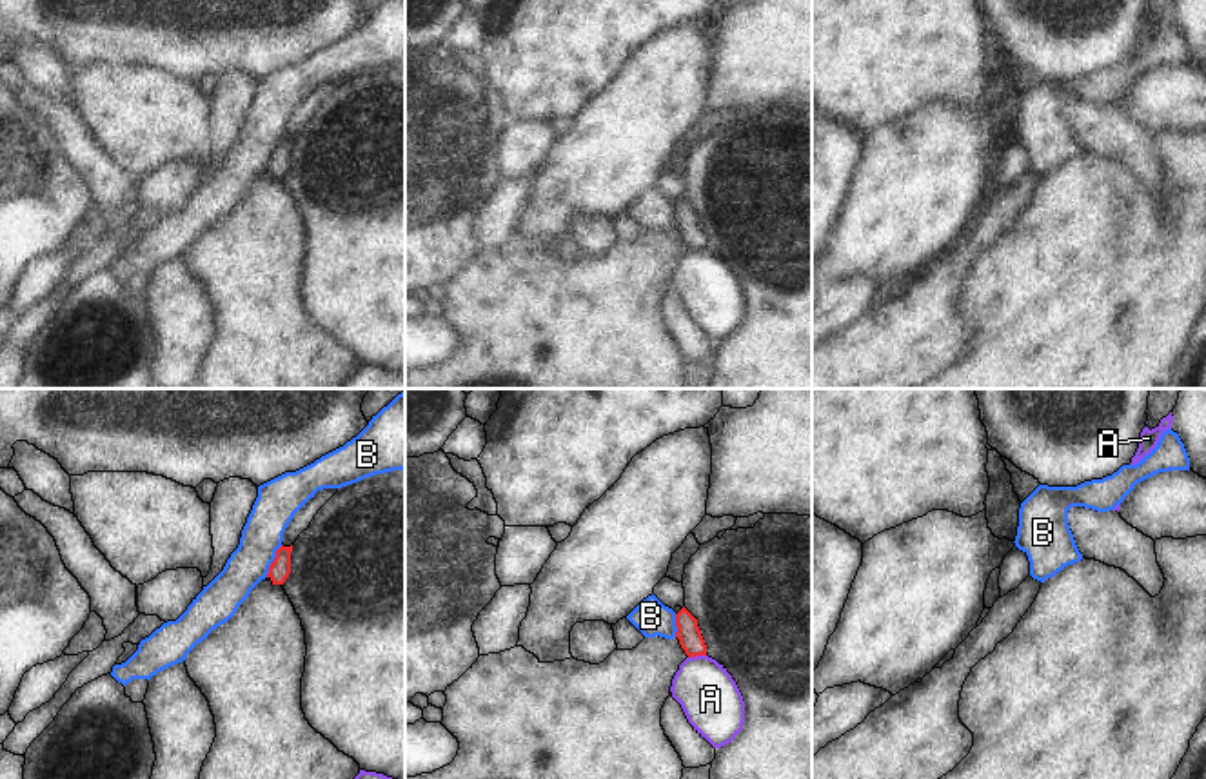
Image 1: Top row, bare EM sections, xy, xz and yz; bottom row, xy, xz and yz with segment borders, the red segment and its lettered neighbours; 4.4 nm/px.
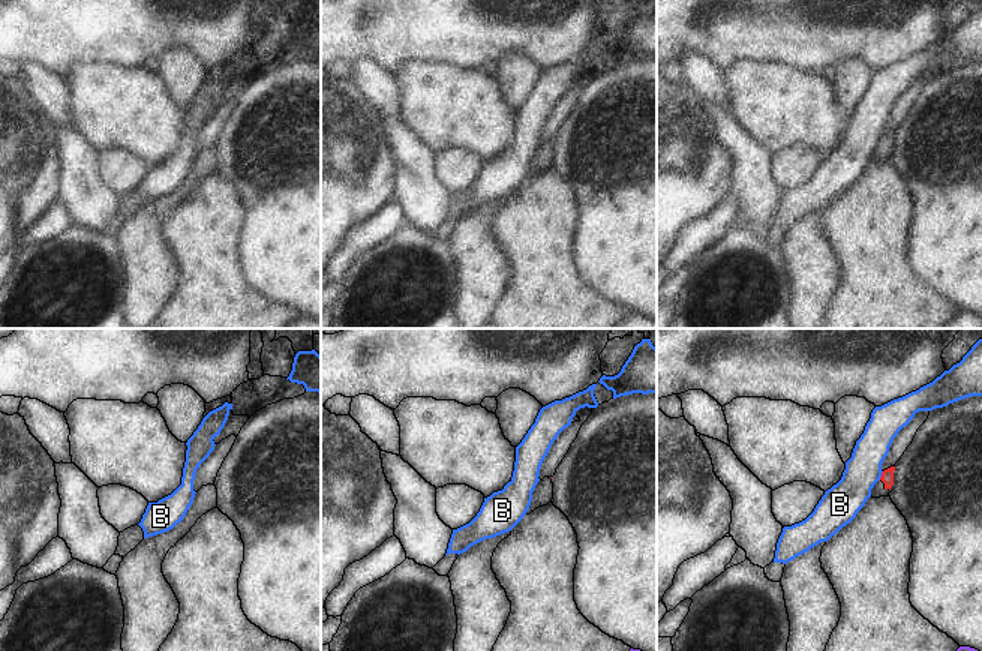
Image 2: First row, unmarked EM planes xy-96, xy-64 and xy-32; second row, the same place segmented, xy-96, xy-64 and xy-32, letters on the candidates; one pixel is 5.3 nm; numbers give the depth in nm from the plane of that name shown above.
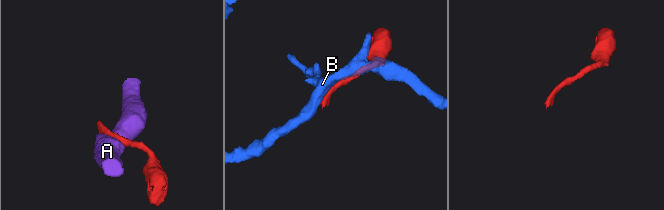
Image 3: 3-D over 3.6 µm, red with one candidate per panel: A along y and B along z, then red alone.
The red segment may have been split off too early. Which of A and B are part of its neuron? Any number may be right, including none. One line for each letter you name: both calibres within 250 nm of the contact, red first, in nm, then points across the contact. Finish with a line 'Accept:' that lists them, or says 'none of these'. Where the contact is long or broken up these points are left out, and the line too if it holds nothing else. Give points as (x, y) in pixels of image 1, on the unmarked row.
Accept: none of these

